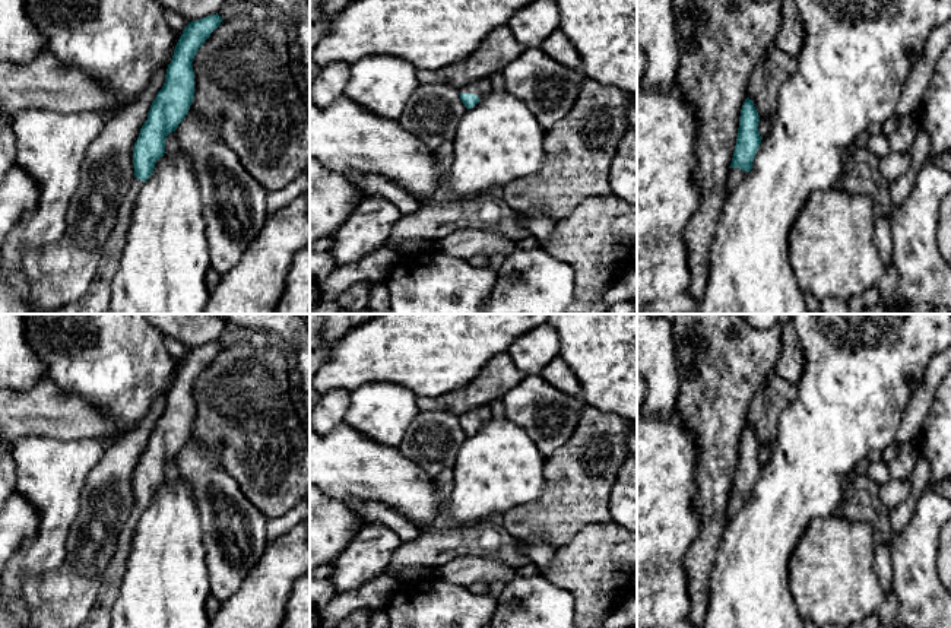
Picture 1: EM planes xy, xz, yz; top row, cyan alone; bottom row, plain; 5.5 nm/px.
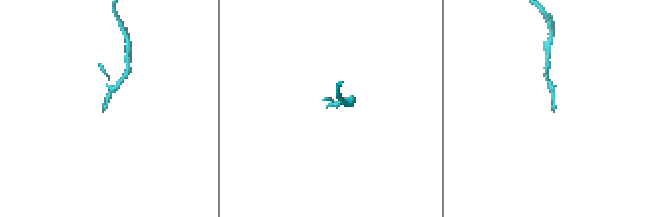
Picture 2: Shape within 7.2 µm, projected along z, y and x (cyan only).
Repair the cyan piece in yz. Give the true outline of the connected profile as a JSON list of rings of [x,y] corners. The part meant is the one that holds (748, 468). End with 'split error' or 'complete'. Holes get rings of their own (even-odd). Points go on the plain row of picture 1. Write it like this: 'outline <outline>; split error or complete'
outline [[[746,425],[741,437],[738,466],[729,497],[729,518],[735,517],[738,508],[744,507],[752,497],[752,489],[763,466],[758,459],[758,448],[760,443],[754,428]]]; split error

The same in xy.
outline [[[216,340],[190,349],[180,364],[165,410],[158,419],[140,456],[133,476],[134,507],[126,520],[115,546],[115,555],[104,573],[102,587],[86,621],[77,628],[111,628],[111,609],[117,600],[136,524],[143,510],[152,502],[155,491],[165,480],[167,463],[187,443],[194,425],[193,386],[224,346]]]; split error

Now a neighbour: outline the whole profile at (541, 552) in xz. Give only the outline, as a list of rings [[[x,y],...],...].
[[[517,539],[522,551],[530,558],[541,574],[552,570],[554,548],[549,540]]]

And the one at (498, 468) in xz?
[[[491,418],[460,447],[443,514],[451,526],[473,524],[536,502],[546,486],[545,463],[524,429]]]

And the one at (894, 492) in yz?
[[[891,479],[879,486],[879,498],[890,510],[904,502],[912,491],[910,480]]]

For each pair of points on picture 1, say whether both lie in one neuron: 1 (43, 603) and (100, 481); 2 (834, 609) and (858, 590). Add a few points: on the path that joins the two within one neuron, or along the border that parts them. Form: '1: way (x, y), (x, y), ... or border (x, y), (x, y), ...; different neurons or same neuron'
1: way (73, 573), (88, 557), (100, 511); same neuron
2: way (840, 603), (852, 592); same neuron

